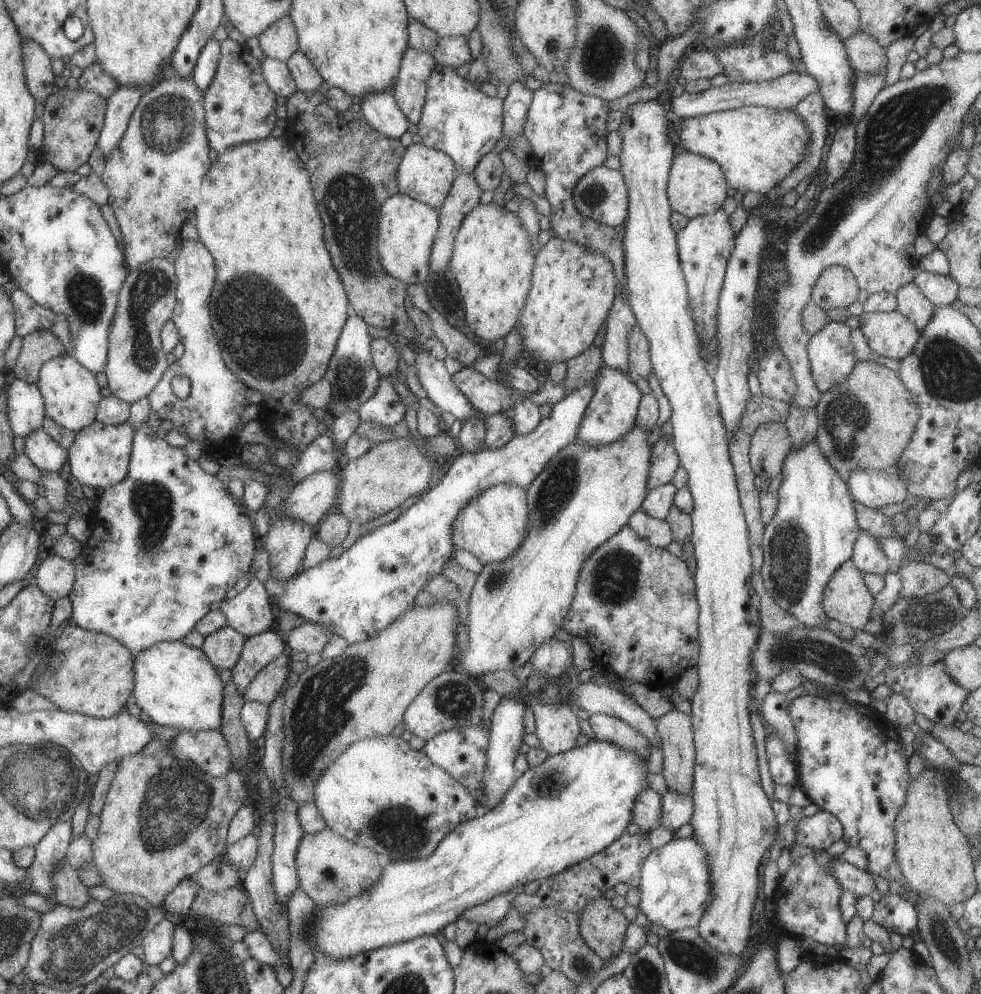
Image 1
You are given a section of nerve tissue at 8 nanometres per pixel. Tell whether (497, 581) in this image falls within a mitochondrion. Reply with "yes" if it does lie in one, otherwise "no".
yes

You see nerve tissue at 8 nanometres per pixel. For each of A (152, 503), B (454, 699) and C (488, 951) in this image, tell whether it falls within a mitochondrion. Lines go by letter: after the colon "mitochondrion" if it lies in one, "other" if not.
A: mitochondrion
B: mitochondrion
C: other

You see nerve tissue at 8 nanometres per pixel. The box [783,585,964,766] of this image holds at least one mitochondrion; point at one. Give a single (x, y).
(933, 612)

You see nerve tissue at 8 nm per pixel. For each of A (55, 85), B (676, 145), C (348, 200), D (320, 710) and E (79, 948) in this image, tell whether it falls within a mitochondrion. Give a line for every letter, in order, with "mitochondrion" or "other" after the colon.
A: other
B: other
C: mitochondrion
D: mitochondrion
E: mitochondrion

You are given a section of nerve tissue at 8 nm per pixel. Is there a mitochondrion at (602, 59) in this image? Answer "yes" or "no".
yes

